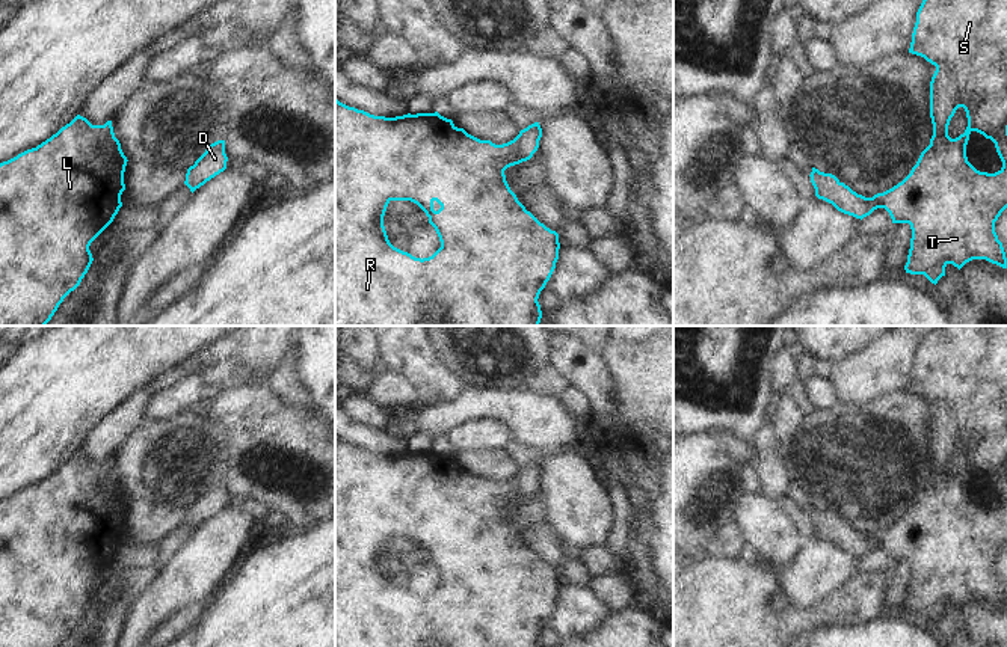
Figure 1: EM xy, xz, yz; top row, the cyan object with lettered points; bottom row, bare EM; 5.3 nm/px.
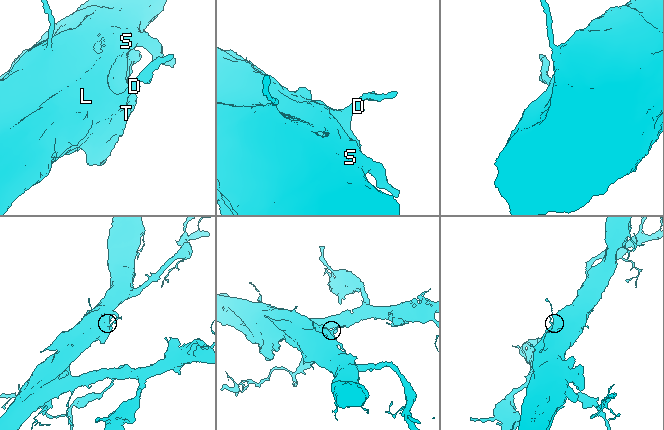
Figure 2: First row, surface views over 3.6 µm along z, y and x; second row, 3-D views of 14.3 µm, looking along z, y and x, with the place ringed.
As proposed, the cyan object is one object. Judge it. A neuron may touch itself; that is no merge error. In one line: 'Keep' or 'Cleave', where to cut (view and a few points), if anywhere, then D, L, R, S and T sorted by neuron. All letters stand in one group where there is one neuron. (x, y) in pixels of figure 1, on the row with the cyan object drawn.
Keep. No split. Groups: D L R S T

